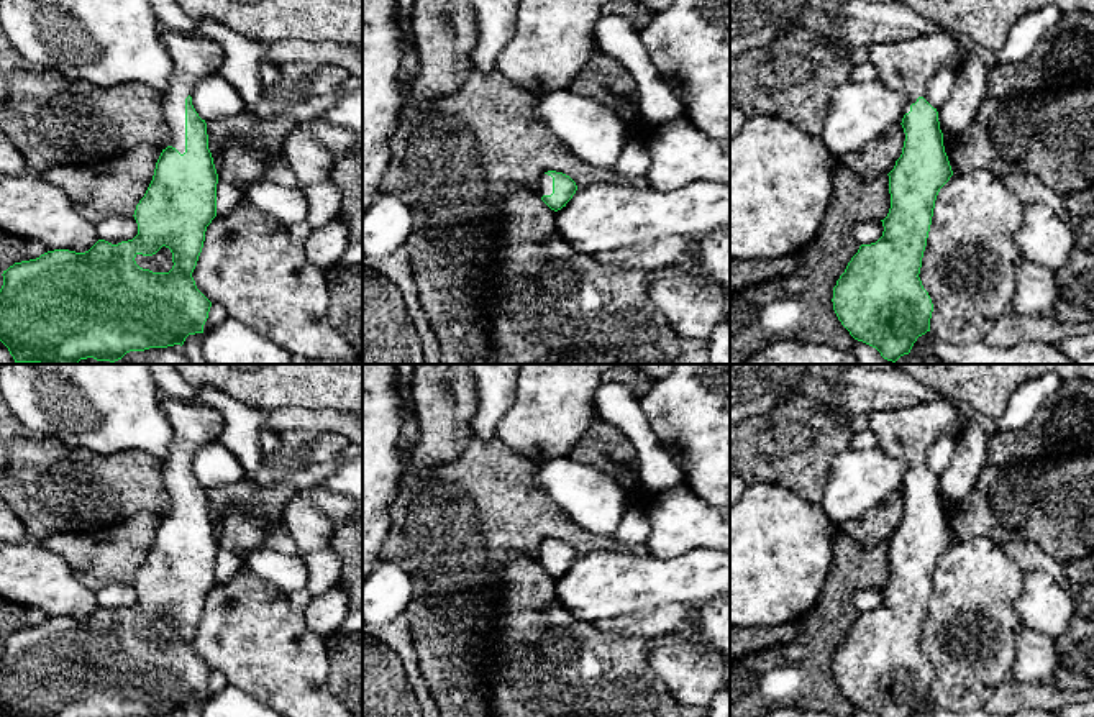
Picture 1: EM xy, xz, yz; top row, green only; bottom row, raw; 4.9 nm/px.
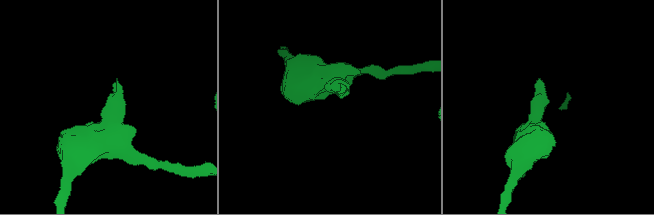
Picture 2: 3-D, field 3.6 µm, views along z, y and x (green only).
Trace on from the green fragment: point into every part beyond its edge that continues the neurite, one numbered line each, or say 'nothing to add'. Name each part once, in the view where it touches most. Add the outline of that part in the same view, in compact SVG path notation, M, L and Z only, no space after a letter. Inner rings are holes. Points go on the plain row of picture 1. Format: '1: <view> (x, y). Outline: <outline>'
1: xy (194, 425). Outline: M174 399L162 402L162 410L172 428L172 445L162 461L162 482L171 497L171 514L185 520L185 466L195 451L218 441L225 427L223 415L208 405Z

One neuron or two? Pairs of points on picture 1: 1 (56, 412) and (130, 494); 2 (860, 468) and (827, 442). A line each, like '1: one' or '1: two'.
1: two
2: two

